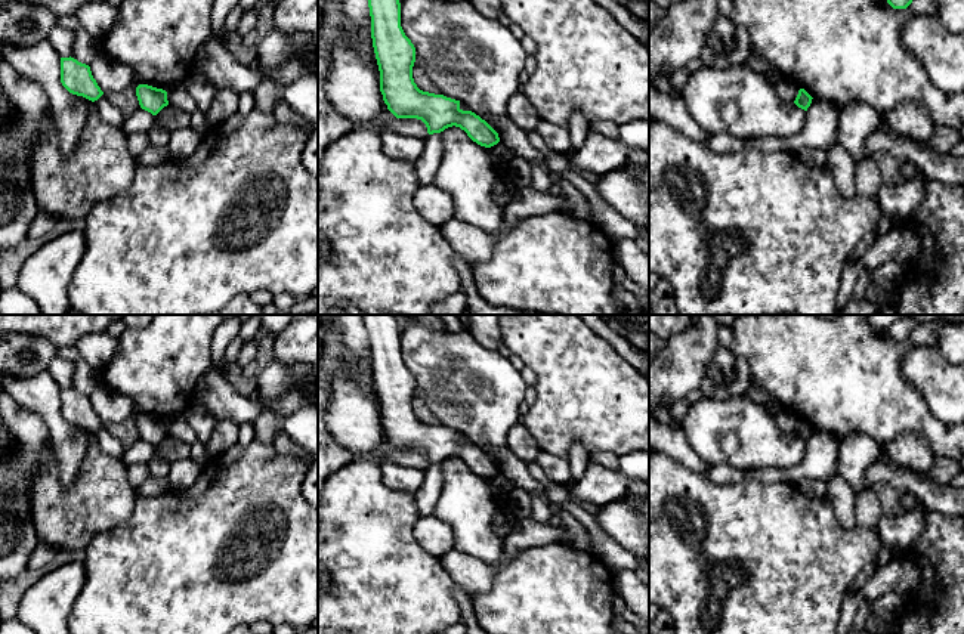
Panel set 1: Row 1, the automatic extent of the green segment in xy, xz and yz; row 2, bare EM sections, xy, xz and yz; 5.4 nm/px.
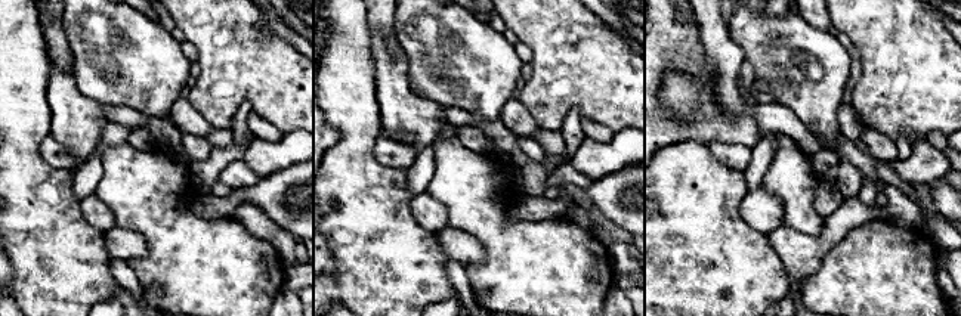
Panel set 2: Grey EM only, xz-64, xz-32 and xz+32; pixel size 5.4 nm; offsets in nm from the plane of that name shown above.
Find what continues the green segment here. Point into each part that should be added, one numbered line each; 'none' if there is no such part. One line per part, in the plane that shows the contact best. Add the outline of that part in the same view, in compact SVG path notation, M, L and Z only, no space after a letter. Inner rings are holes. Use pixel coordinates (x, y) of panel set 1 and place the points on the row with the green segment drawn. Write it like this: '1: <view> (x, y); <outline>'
none

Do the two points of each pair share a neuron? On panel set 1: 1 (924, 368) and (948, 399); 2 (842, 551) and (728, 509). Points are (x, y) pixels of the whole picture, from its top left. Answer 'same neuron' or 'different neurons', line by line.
1: same neuron
2: same neuron

